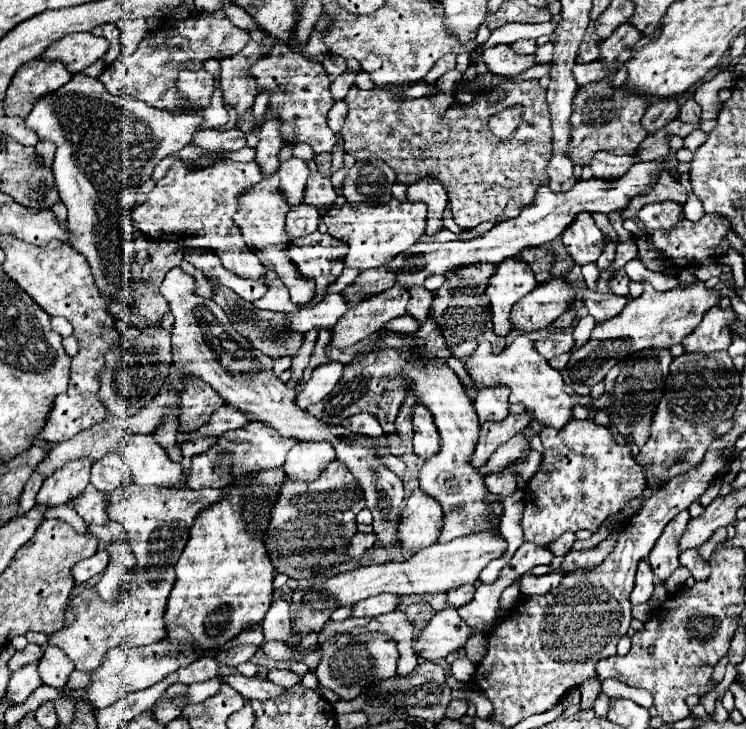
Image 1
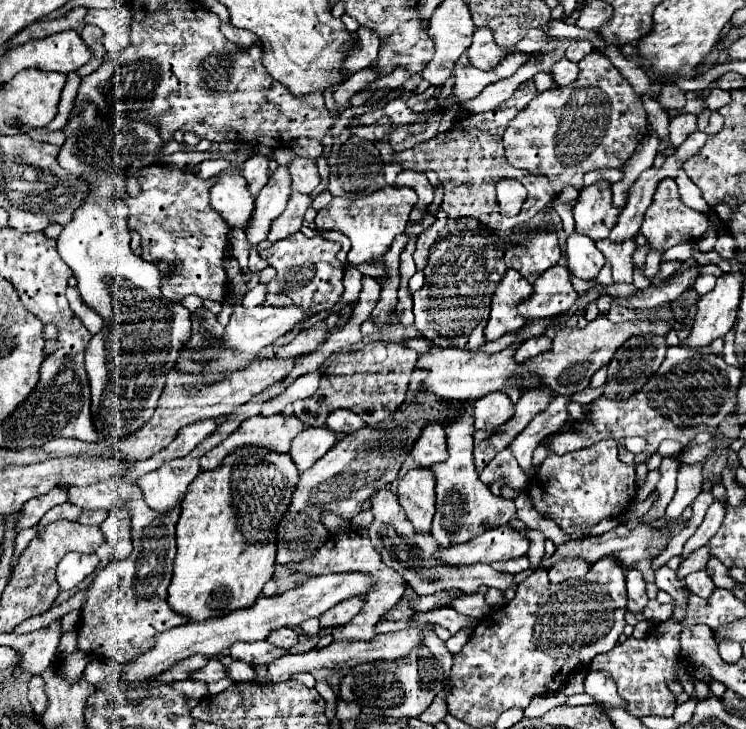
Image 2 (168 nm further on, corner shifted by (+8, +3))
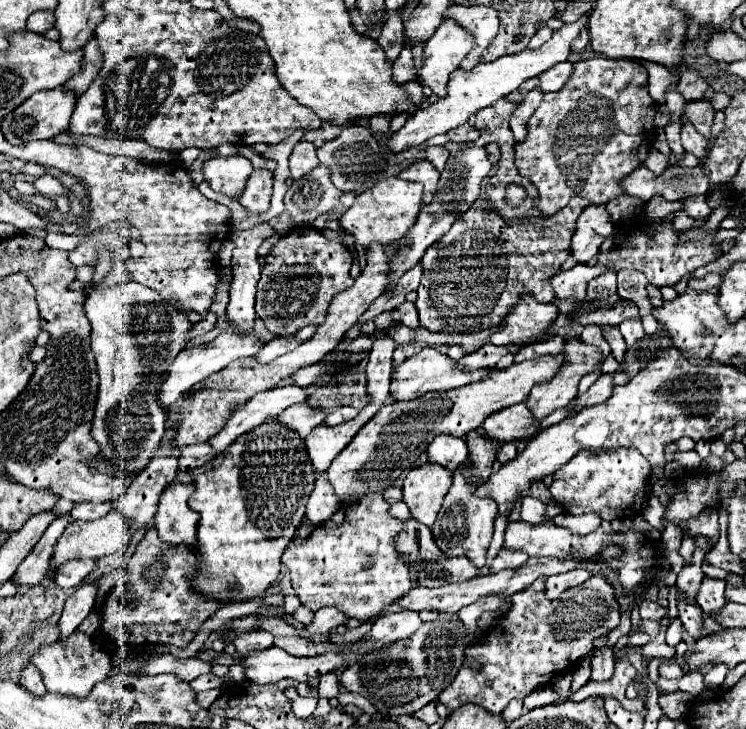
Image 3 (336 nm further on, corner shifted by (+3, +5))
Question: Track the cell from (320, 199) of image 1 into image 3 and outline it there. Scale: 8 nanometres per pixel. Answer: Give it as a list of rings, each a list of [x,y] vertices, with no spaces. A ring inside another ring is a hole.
[[[298,142],[290,154],[290,178],[300,180],[310,168],[318,166],[316,148],[310,142]]]

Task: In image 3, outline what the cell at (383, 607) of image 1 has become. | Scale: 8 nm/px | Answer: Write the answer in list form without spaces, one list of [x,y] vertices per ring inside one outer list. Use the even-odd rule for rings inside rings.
[[[320,608],[316,614],[314,614],[314,620],[304,626],[312,636],[324,636],[324,634],[330,634],[332,630],[336,630],[340,624],[344,624],[348,618],[338,612],[336,608]]]

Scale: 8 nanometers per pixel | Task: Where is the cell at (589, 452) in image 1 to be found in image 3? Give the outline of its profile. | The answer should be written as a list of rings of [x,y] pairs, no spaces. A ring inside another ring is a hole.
[[[620,448],[614,452],[578,452],[570,464],[564,464],[558,472],[554,472],[550,492],[552,498],[564,506],[564,512],[574,516],[596,512],[604,520],[630,518],[642,512],[648,476],[650,462],[646,462],[638,450]]]

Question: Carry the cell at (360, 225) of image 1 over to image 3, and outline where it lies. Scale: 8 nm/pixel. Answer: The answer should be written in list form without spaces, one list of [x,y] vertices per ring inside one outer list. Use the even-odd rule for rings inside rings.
[[[384,178],[378,184],[374,184],[368,192],[362,192],[356,196],[350,210],[342,214],[338,220],[340,228],[348,230],[354,236],[354,242],[368,248],[370,242],[390,244],[402,236],[414,226],[416,216],[422,206],[422,184],[408,182],[402,178]]]

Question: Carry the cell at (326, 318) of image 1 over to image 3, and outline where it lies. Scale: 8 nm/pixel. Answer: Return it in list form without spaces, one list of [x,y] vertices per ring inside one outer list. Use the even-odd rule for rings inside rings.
[[[222,332],[214,342],[210,344],[202,344],[202,346],[196,346],[196,348],[186,348],[182,350],[172,366],[168,368],[168,376],[166,380],[162,382],[160,386],[160,392],[158,392],[158,402],[160,406],[166,410],[170,408],[182,394],[190,392],[190,388],[202,380],[206,380],[210,374],[214,372],[220,372],[224,366],[228,366],[230,362],[238,360],[238,358],[244,358],[244,356],[254,356],[258,352],[258,348],[262,348],[264,344],[258,340],[258,336],[254,336],[254,332],[250,334],[228,334],[228,332]]]

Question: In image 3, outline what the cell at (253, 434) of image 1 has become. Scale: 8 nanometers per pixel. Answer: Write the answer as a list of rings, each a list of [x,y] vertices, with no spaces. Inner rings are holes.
[[[302,402],[302,404],[294,404],[294,406],[286,408],[286,412],[282,412],[278,416],[278,420],[282,424],[286,424],[288,428],[294,428],[300,436],[306,438],[312,428],[316,428],[318,424],[324,424],[326,412],[316,410],[316,408],[308,406],[306,402]]]

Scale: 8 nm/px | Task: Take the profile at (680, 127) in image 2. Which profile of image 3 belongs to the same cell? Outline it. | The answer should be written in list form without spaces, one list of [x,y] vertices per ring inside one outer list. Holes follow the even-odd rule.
[[[684,122],[682,146],[686,148],[686,152],[692,152],[702,162],[702,160],[706,160],[706,154],[708,154],[708,148],[710,148],[710,140],[706,140],[706,136],[698,134],[696,128],[690,122]]]

